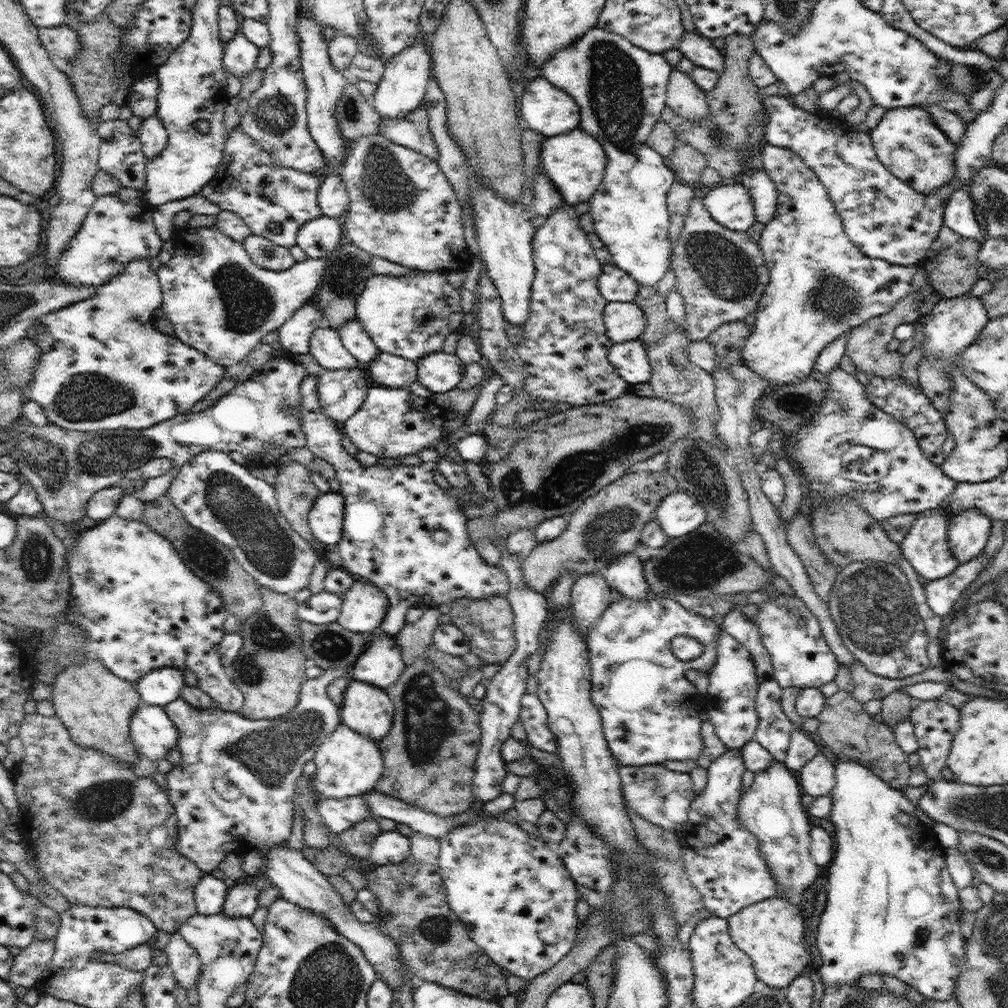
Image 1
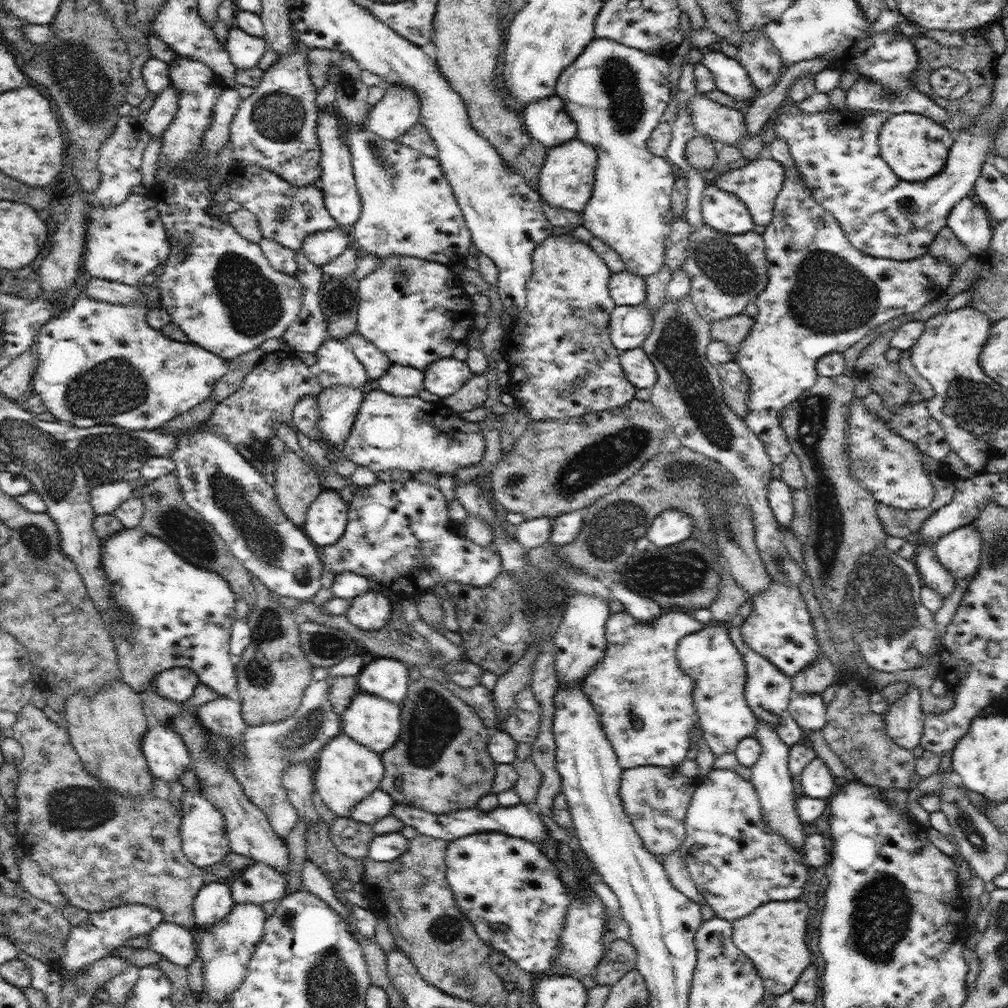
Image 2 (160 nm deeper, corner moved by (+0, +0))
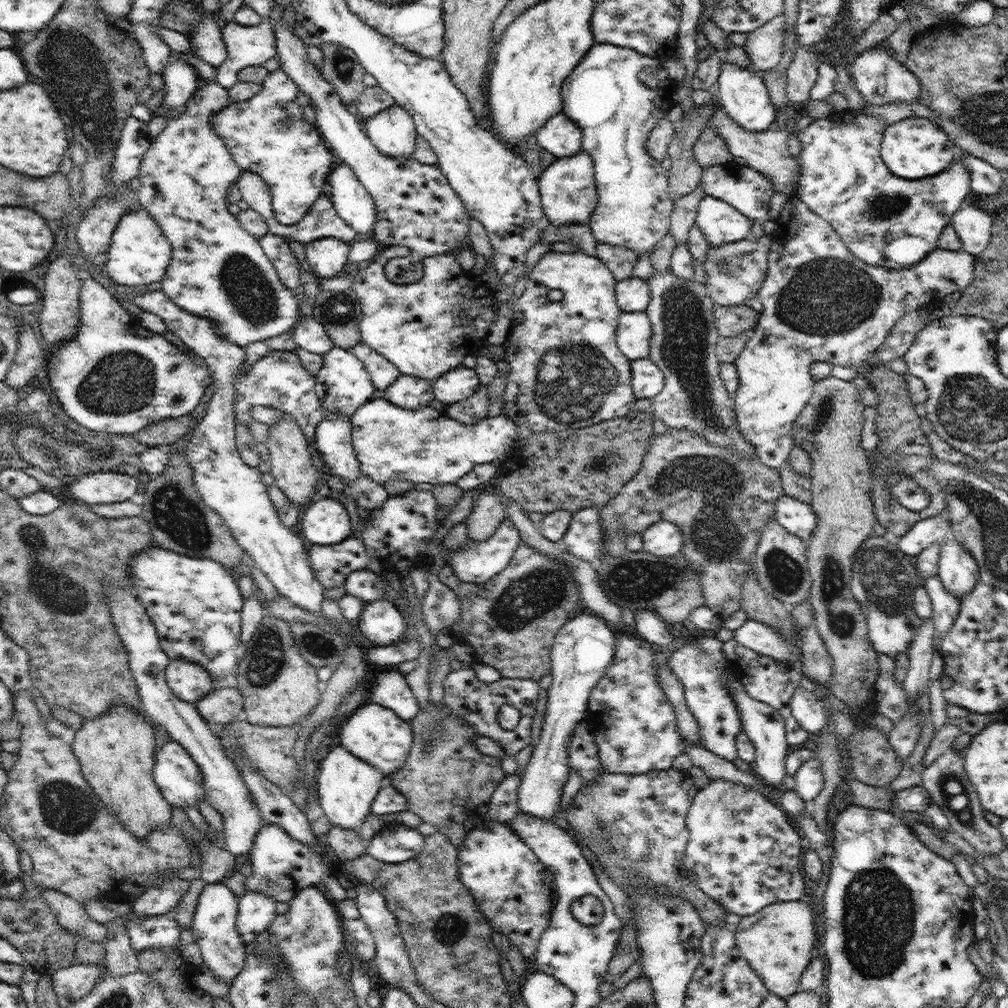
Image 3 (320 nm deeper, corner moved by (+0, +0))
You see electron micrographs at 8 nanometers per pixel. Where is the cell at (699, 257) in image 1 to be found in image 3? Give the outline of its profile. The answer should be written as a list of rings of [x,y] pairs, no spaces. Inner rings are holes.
[[[770,235],[760,238],[747,237],[722,246],[710,246],[703,262],[708,279],[702,283],[713,302],[720,306],[744,305],[744,302],[759,294],[767,275],[767,256],[772,244]]]

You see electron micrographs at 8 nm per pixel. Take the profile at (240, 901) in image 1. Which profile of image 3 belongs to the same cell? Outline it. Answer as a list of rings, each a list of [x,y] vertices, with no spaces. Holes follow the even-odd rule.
[[[276,824],[262,826],[246,860],[251,868],[244,883],[248,891],[260,891],[277,901],[289,902],[302,887],[320,885],[332,902],[346,899],[347,890],[339,884],[334,867],[325,863],[316,851],[292,838],[284,828]]]

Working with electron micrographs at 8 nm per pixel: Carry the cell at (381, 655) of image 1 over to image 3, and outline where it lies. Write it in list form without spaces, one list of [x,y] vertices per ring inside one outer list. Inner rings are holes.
[[[395,666],[375,674],[375,680],[369,688],[369,702],[390,708],[408,723],[415,719],[420,710],[412,691],[410,676]]]

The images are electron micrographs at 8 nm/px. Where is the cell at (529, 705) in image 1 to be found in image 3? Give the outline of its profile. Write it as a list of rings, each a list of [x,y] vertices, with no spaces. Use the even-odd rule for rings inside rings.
[[[466,665],[447,674],[443,680],[443,689],[443,704],[449,708],[451,714],[463,718],[478,735],[488,736],[499,742],[504,747],[506,757],[515,756],[531,742],[529,726],[536,714],[538,696],[542,690],[535,680],[500,677],[496,682],[482,682],[478,680],[474,669]],[[503,704],[511,704],[520,711],[521,719],[514,730],[504,730],[499,725],[497,714]]]

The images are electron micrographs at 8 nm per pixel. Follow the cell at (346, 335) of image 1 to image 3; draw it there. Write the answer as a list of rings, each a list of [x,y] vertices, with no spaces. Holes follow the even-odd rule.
[[[360,342],[354,349],[350,350],[360,360],[374,384],[376,390],[381,395],[401,374],[382,354],[374,351],[370,346]]]

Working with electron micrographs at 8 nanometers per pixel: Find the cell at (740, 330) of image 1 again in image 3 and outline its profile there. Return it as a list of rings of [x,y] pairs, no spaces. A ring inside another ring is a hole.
[[[715,305],[713,318],[721,338],[732,338],[746,330],[754,330],[759,322],[758,311],[747,305]]]

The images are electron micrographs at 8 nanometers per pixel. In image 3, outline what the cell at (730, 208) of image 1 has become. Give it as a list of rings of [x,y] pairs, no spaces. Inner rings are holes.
[[[706,195],[700,202],[695,224],[709,246],[722,246],[750,237],[751,220],[731,204]]]

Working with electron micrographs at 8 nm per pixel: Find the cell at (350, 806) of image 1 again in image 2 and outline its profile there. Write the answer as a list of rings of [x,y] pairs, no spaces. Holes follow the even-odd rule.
[[[378,788],[366,799],[358,802],[358,805],[354,807],[354,811],[346,818],[352,818],[360,823],[372,826],[378,823],[378,820],[392,813],[394,802],[387,792]]]

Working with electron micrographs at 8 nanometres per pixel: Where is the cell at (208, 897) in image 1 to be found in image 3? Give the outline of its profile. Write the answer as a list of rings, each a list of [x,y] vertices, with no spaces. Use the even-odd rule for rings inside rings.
[[[223,883],[206,884],[198,897],[191,924],[192,937],[195,944],[200,947],[205,966],[210,969],[213,976],[228,984],[232,984],[243,971],[249,956],[244,940],[240,938],[236,930],[238,907],[239,897],[226,885]]]

